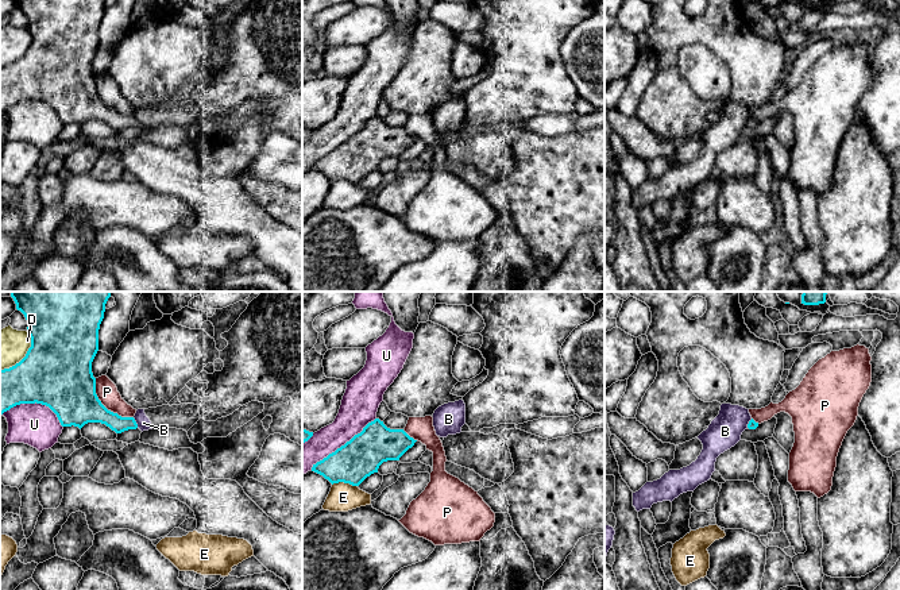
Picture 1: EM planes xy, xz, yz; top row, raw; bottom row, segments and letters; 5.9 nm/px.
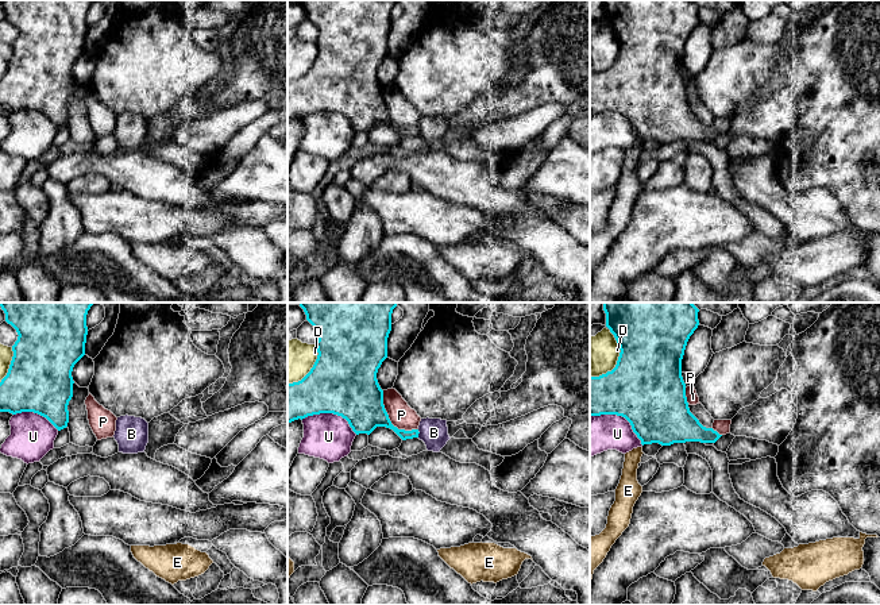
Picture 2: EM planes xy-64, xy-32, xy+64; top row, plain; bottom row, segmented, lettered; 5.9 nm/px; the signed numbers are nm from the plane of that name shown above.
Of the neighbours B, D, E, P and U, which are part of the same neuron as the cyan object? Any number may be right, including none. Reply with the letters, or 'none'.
none

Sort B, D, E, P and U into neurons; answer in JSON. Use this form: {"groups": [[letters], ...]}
{"groups": [["B"], ["D"], ["E"], ["P"], ["U"]]}

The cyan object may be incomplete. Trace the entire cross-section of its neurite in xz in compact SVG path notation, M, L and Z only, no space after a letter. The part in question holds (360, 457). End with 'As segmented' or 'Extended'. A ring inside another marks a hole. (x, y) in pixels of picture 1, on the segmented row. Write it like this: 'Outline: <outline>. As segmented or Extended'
Outline: M375 419L344 446L313 464L312 471L332 485L344 482L359 486L367 477L378 473L383 462L399 460L416 441L403 429L390 429Z. As segmented

